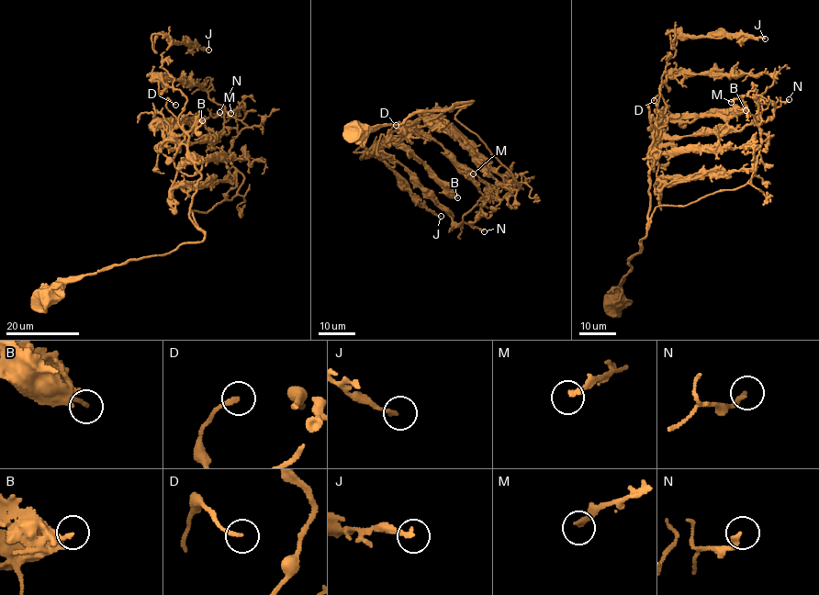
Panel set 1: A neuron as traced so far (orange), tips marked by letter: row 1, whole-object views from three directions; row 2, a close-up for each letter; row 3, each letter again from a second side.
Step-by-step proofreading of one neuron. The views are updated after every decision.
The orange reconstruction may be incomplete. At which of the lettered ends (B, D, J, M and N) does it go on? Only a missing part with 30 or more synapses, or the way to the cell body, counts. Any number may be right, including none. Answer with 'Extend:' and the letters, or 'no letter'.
Extend: D, M

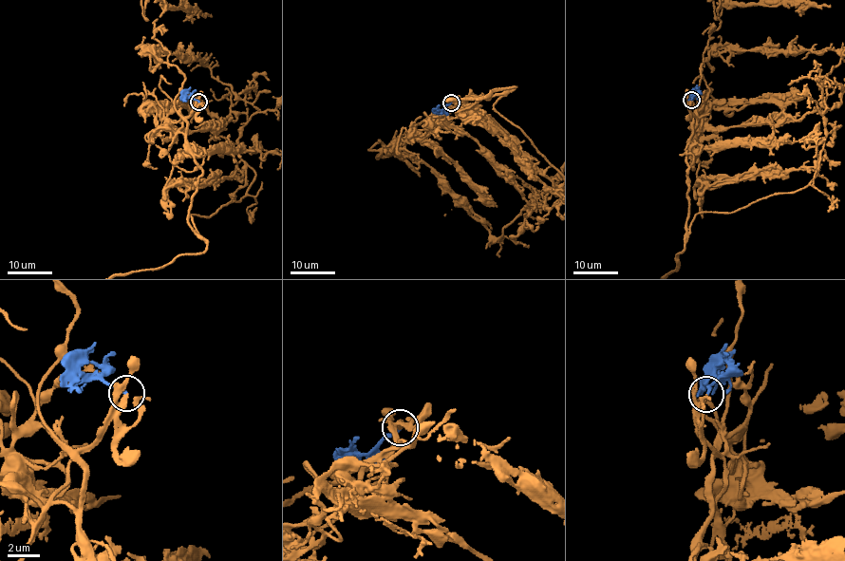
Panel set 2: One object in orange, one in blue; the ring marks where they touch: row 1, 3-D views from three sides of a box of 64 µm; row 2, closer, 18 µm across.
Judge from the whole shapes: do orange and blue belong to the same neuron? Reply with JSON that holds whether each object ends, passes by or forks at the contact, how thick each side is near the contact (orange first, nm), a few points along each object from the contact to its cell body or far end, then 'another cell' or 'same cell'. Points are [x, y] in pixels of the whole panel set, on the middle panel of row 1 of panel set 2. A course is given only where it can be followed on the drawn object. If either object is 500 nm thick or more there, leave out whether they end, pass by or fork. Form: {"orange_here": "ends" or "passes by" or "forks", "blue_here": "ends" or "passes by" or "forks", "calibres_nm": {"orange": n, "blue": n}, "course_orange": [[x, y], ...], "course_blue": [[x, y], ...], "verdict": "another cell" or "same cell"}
{"orange_here": "ends", "blue_here": "ends", "calibres_nm": {"orange": 190, "blue": 170}, "course_blue": [[451, 102], [441, 109], [434, 108]], "verdict": "same cell"}

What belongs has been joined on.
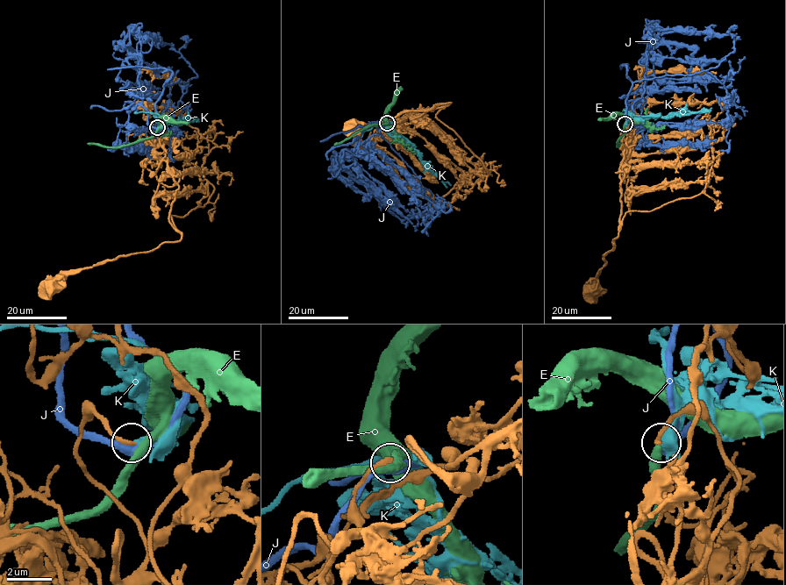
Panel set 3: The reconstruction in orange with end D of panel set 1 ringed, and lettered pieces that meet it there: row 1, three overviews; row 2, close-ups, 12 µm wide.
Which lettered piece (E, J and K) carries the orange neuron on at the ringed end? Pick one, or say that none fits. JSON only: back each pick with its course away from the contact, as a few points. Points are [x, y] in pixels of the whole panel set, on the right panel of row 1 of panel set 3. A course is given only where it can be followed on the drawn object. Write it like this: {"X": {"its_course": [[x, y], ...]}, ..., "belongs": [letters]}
{"K": {"its_course": [[625, 124], [633, 118], [710, 110]]}, "belongs": ["K"]}

